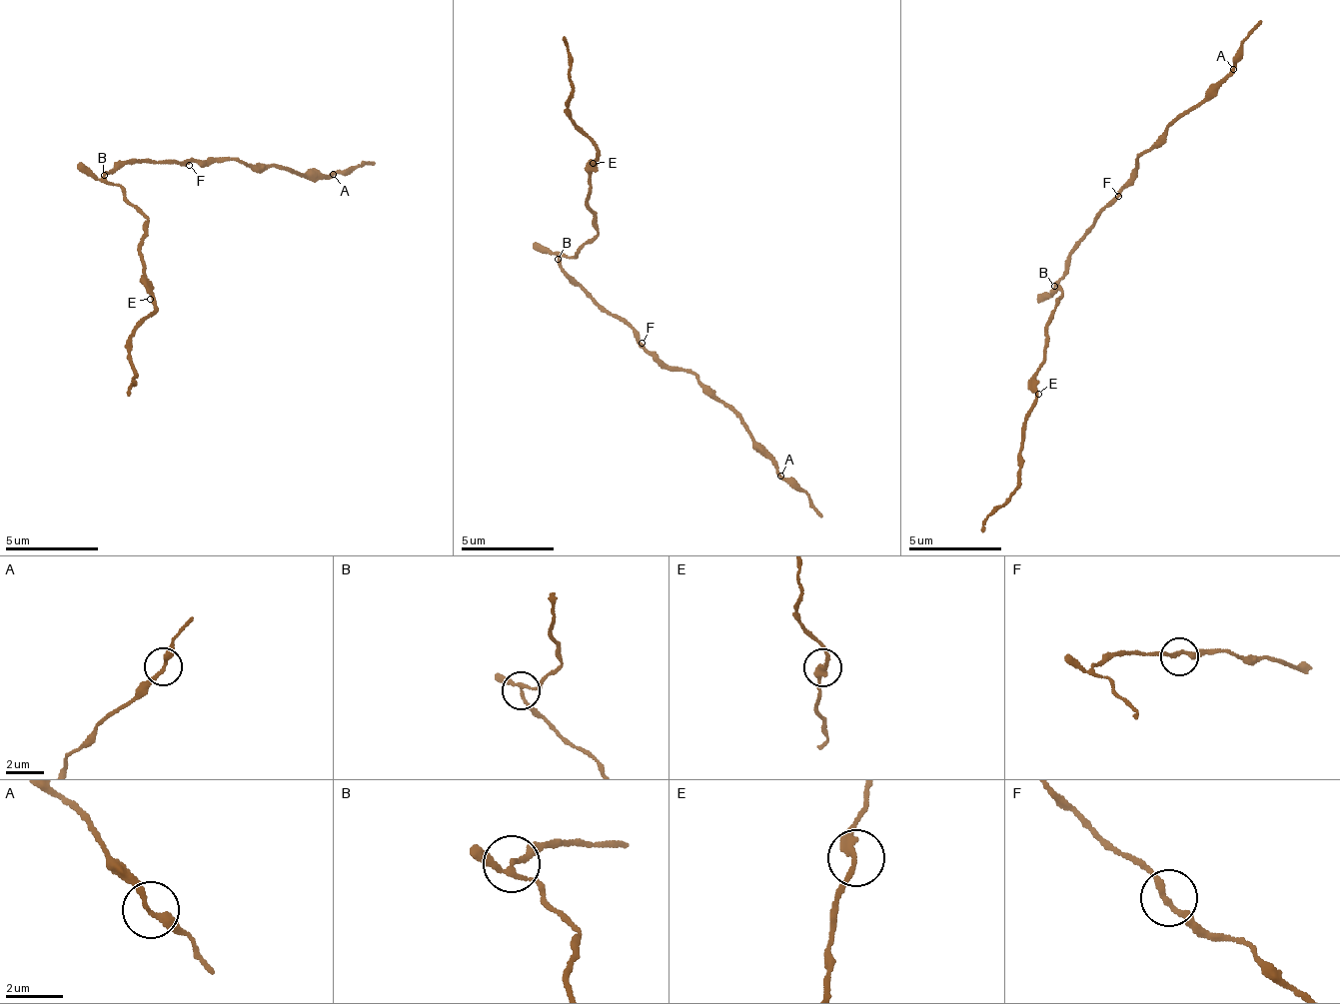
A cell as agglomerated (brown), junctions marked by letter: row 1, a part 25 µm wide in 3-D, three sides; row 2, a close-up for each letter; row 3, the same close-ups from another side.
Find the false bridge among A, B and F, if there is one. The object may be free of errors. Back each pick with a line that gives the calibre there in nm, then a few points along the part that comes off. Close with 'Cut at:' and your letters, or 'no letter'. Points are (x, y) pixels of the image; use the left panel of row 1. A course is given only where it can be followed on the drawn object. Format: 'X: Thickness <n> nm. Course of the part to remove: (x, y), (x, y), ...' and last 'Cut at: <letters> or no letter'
B: Thickness 160 nm. Course of the part to remove: (105, 174), (147, 220), (141, 266), (154, 316), (135, 329), (127, 393)
Cut at: B

